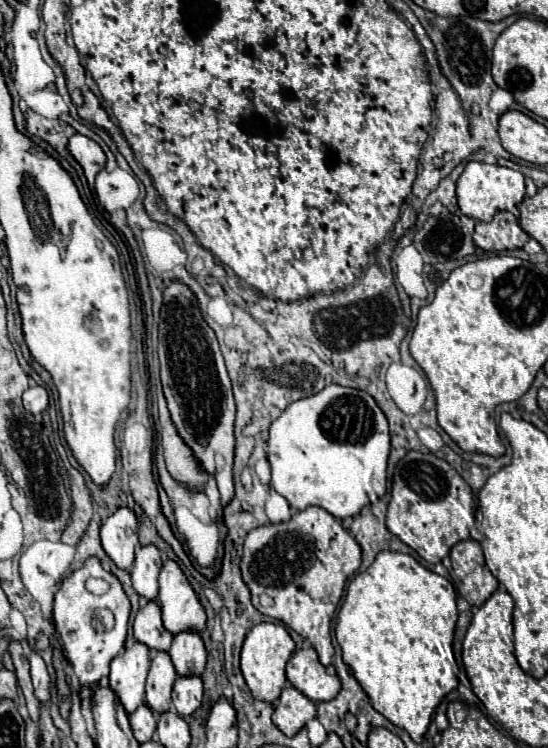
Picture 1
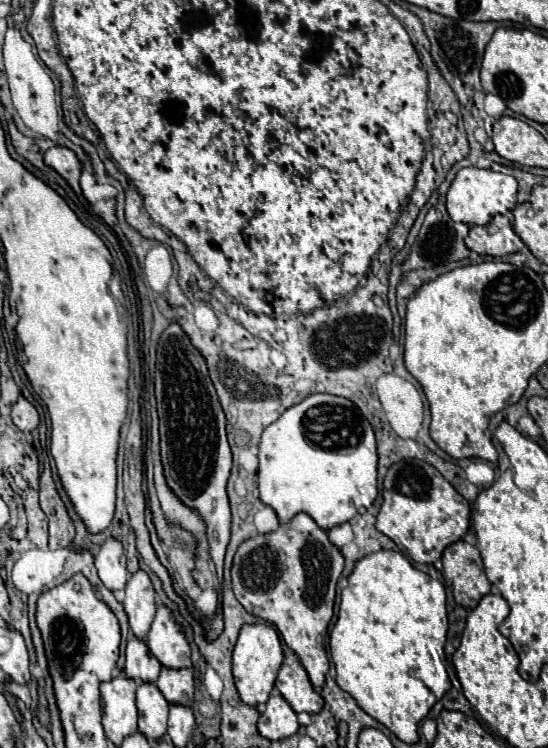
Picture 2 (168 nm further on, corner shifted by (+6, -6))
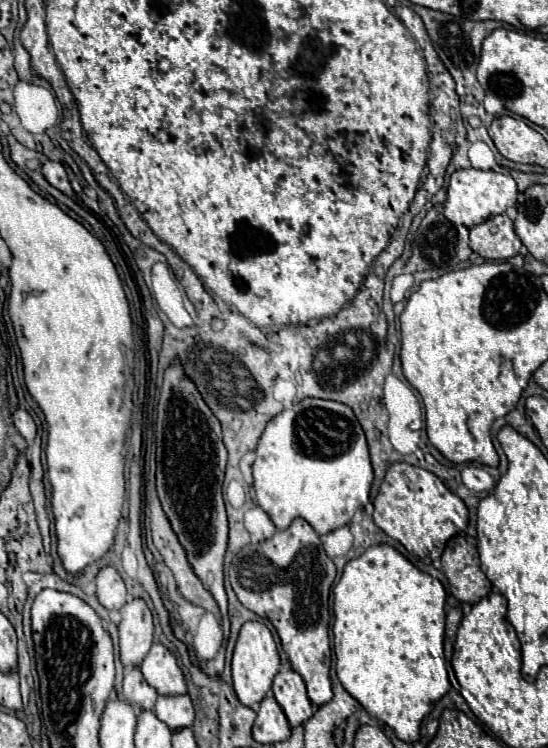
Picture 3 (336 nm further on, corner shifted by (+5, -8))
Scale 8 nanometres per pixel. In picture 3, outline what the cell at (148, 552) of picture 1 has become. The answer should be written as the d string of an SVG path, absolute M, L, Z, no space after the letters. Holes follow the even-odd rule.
M131 598L121 608L119 652L123 666L139 666L153 642L153 614L145 600Z

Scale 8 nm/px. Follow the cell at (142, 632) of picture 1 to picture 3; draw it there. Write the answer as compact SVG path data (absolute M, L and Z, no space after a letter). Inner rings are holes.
M133 666L129 672L125 672L123 698L129 700L137 708L153 710L153 704L157 700L157 690L149 686L147 680L143 678L143 672L137 666Z

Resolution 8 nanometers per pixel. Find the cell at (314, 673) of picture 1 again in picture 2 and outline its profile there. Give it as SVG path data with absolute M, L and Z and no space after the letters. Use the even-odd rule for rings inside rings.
M300 662L284 664L280 668L280 672L276 676L276 688L296 714L300 714L300 712L316 714L324 706L322 696L312 688L308 674Z

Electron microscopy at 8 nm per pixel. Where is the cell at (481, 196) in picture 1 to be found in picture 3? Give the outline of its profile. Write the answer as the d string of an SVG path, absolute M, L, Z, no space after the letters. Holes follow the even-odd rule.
M455 170L449 178L449 200L445 200L445 216L453 224L463 224L473 228L483 224L487 218L505 214L509 206L517 204L517 184L509 174L499 174L493 170Z

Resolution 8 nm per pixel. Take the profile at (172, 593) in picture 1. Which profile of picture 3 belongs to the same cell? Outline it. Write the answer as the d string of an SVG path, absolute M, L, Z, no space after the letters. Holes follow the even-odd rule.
M155 642L151 646L149 654L141 662L141 672L143 672L145 680L153 688L157 688L157 692L163 696L187 692L185 674L177 664L177 656L161 642Z

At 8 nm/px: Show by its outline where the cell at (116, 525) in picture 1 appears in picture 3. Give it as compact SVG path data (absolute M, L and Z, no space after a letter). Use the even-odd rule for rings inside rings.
M105 566L99 570L99 574L97 574L97 598L107 610L119 610L125 604L125 600L127 600L125 582L113 566Z

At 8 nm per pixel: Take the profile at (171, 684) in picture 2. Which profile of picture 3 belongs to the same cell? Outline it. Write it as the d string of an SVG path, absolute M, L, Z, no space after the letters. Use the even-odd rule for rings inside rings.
M177 694L177 696L159 696L155 704L155 714L171 730L179 730L183 726L193 724L195 710L189 694Z

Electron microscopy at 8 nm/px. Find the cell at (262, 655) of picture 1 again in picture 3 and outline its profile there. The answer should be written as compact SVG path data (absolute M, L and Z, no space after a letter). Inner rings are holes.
M245 622L237 644L235 644L233 652L233 688L237 692L237 698L241 700L241 704L245 706L253 706L259 704L265 694L271 690L273 678L279 672L281 660L279 660L279 652L277 652L277 644L273 640L271 630L263 624L263 622Z

